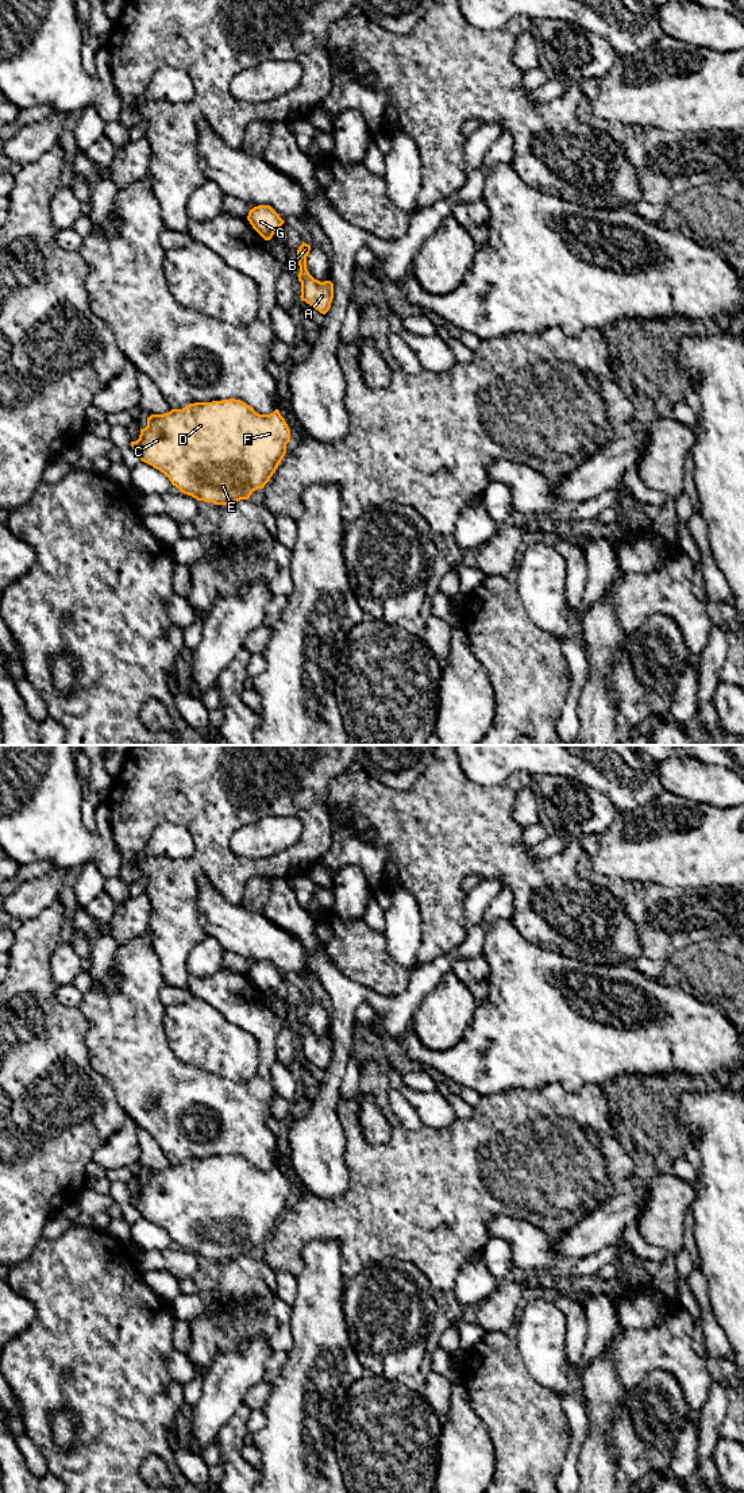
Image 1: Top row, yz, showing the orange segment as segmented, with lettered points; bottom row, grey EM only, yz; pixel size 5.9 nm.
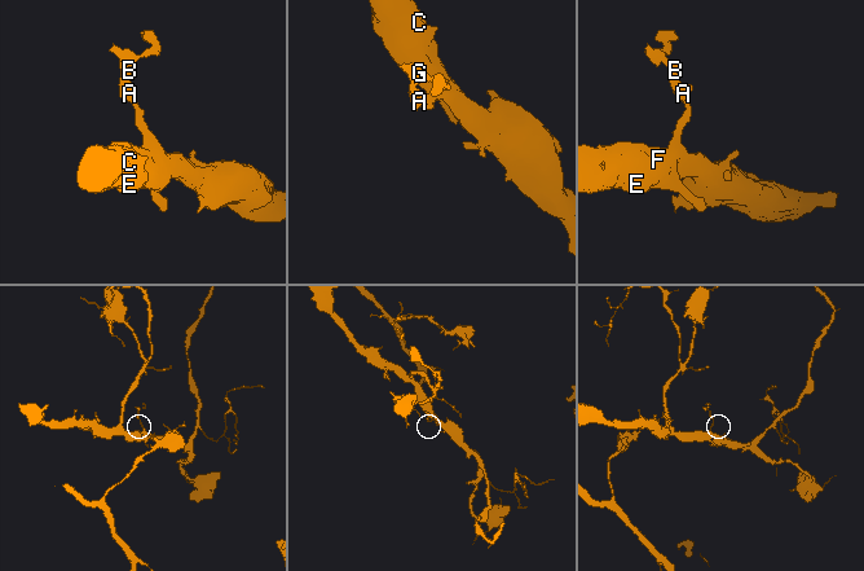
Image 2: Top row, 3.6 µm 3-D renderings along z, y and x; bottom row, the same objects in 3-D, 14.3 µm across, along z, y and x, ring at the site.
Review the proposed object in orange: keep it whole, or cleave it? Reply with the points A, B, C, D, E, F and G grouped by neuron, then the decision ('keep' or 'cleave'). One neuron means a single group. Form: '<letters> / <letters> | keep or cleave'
A B C D E F G | keep

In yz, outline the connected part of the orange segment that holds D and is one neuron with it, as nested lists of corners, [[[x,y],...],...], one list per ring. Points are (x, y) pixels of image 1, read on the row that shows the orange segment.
[[[230,398],[151,414],[131,447],[142,462],[163,472],[181,493],[228,506],[265,487],[284,459],[289,441],[290,429],[278,409],[259,414],[246,402]]]

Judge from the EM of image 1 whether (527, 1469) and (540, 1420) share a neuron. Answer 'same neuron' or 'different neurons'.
same neuron

